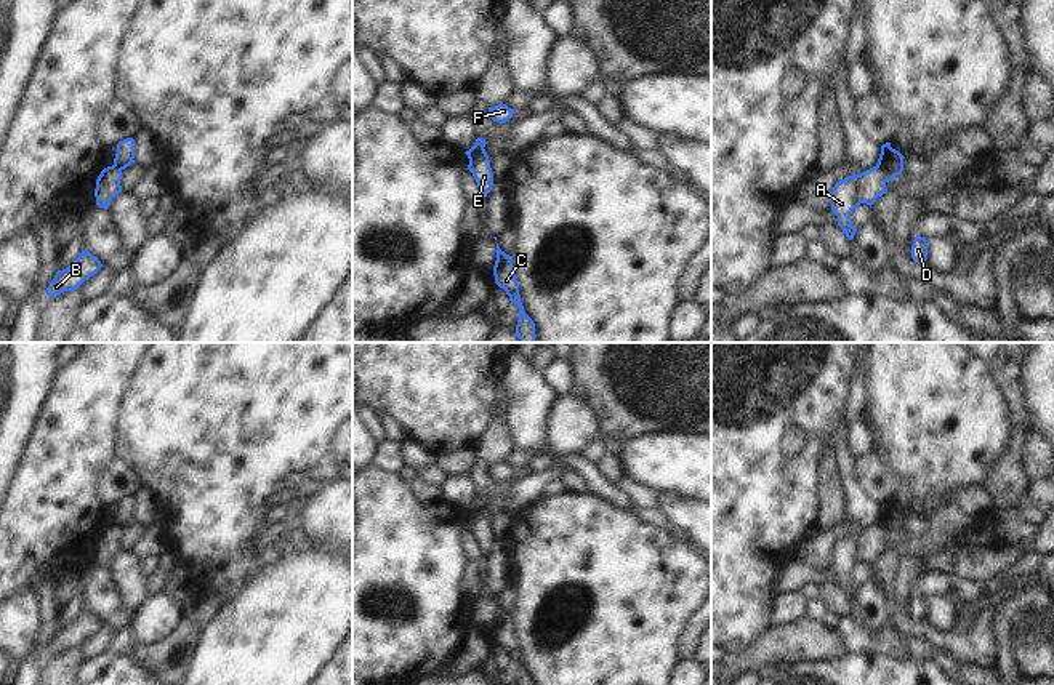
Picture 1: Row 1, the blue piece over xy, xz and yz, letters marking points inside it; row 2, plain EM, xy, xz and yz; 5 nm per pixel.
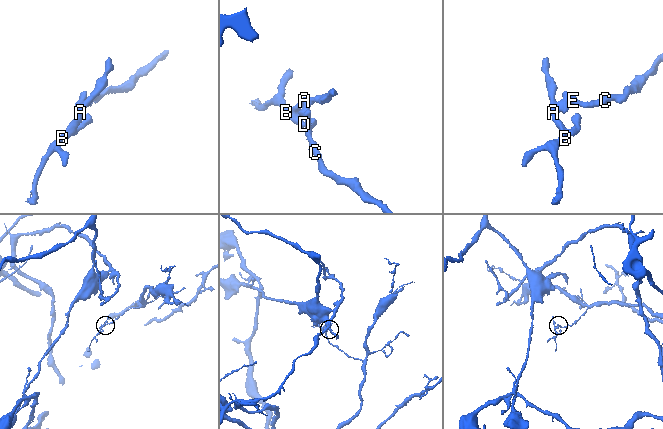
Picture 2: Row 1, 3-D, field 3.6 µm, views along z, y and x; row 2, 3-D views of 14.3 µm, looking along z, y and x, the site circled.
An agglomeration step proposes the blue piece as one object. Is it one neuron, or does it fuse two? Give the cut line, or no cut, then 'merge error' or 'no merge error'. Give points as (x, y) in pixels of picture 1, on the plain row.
yz (876, 524), (881, 524), (894, 535) | merge error

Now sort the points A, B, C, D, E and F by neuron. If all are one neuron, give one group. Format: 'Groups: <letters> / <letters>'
Groups: A B D F / C E

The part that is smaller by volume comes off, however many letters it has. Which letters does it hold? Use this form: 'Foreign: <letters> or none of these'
Foreign: A, B, D, F

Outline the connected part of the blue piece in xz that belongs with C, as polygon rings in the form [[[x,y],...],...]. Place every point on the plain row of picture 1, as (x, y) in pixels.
[[[497,602],[497,619],[493,624],[495,642],[506,650],[509,659],[519,666],[519,679],[516,685],[535,685],[533,679],[525,672],[519,655],[519,643],[513,624],[513,615],[500,608]]]

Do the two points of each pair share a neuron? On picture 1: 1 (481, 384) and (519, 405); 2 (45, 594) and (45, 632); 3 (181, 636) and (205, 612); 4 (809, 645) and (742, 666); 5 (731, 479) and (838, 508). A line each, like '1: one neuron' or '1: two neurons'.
1: two neurons
2: one neuron
3: two neurons
4: one neuron
5: two neurons

